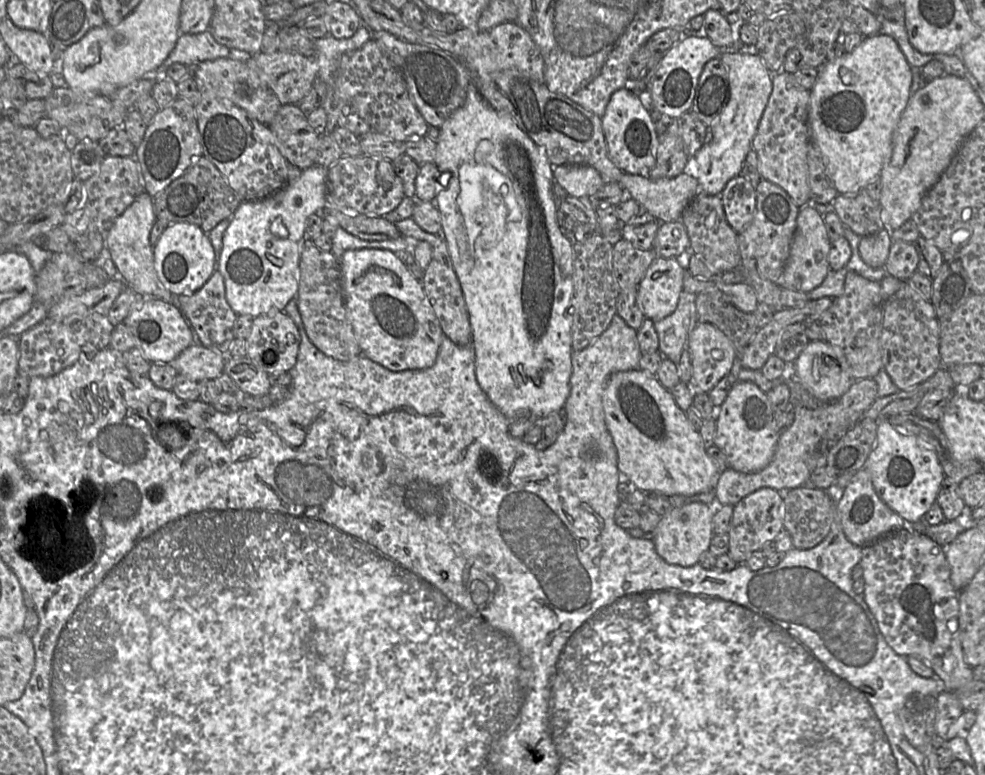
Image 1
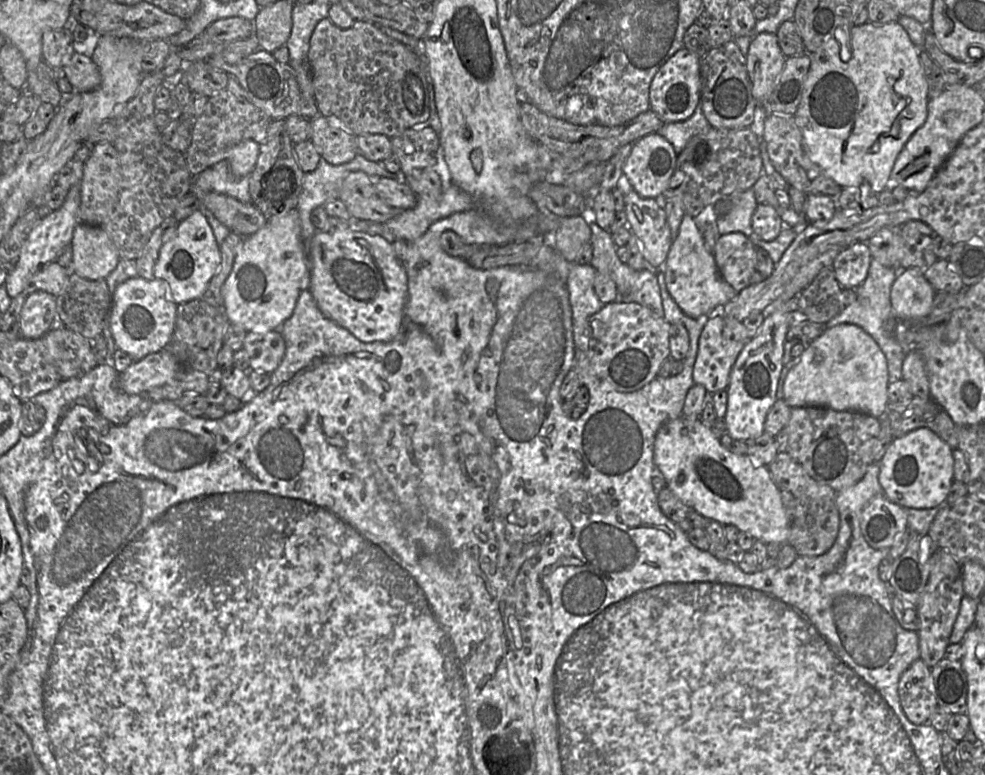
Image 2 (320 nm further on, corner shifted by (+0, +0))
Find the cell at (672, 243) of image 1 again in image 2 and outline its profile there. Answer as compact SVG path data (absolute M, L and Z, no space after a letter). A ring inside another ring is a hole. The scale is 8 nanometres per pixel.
M634 189L624 194L624 203L628 227L640 242L644 259L653 267L658 267L665 262L673 242L664 209L655 199L643 198Z

